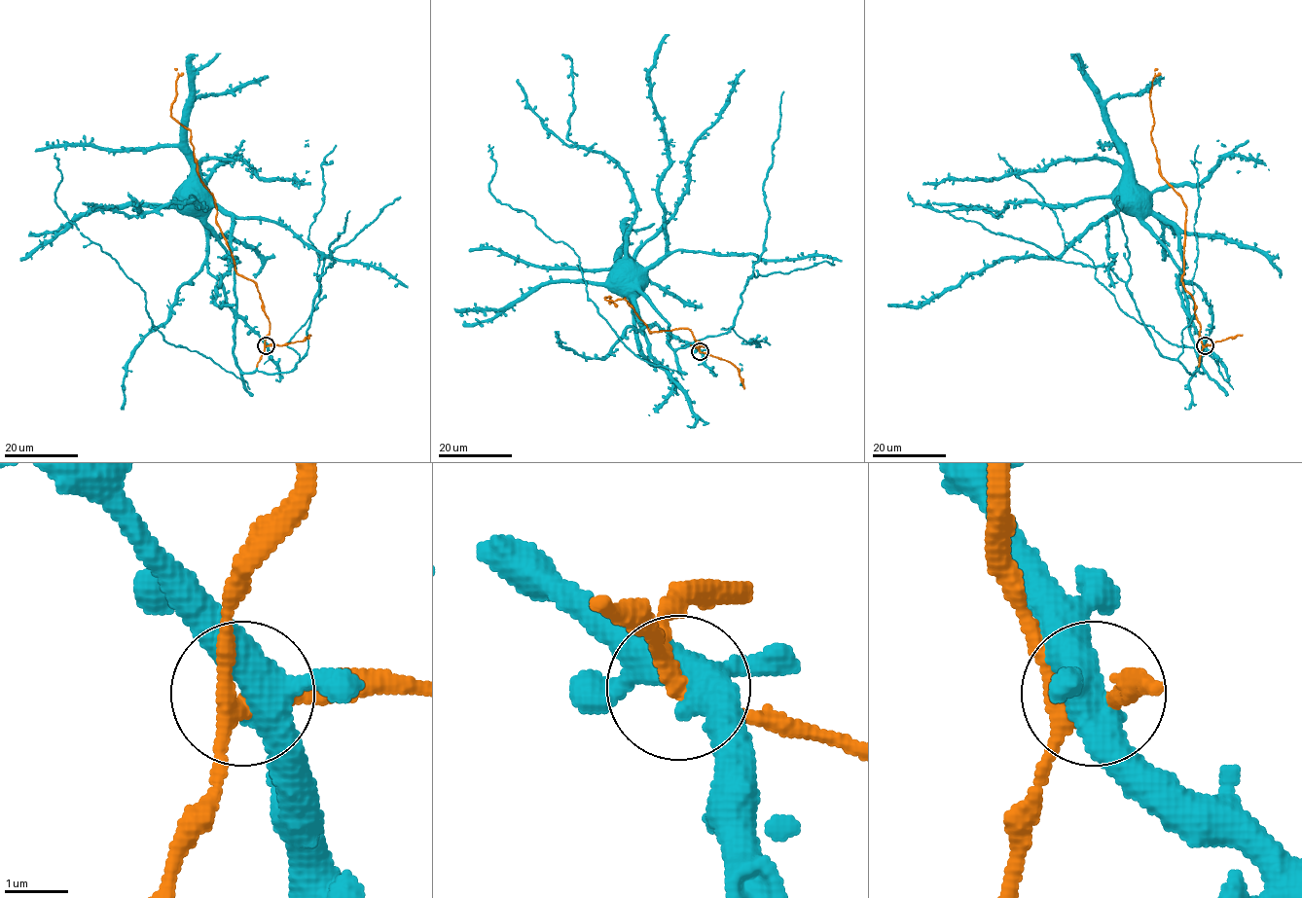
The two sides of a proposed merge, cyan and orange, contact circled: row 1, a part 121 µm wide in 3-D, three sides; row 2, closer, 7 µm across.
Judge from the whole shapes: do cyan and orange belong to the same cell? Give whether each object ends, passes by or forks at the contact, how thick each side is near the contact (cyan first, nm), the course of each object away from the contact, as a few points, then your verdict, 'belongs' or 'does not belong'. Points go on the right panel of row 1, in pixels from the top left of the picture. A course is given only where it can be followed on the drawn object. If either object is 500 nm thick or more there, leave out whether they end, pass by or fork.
cyan forks; orange forks; calibres 440 and 240 nm; course cyan (1205, 344), (1187, 311), (1181, 272), (1167, 246), (1139, 218), (1126, 211), (1128, 190); course orange (1205, 344), (1199, 337), (1195, 304), (1181, 281), (1186, 206), (1161, 175), (1153, 143), (1149, 95), (1158, 68); belongs

